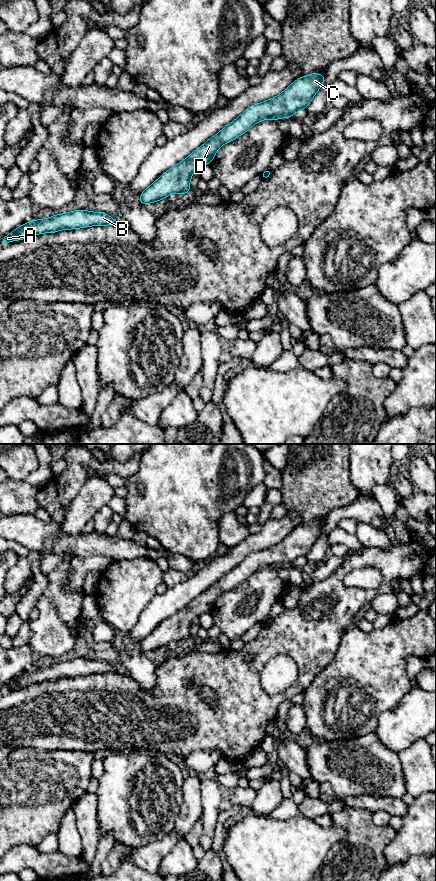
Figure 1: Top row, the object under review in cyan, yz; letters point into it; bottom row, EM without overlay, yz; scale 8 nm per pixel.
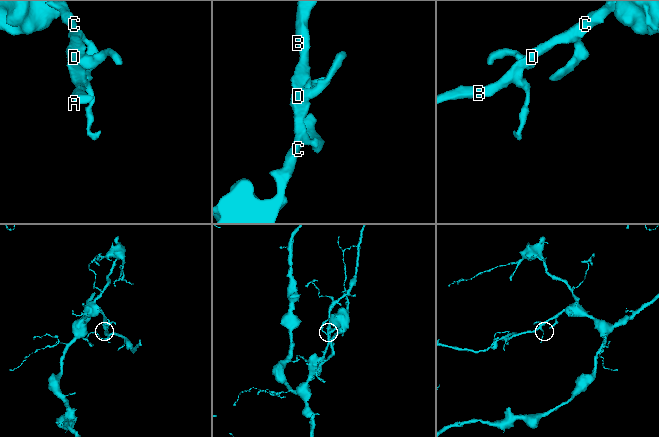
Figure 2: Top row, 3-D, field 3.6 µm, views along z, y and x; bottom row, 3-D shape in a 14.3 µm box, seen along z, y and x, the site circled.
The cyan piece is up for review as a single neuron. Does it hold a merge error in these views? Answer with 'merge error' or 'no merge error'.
no merge error

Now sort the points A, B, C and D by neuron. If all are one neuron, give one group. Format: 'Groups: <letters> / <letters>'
Groups: A B C D

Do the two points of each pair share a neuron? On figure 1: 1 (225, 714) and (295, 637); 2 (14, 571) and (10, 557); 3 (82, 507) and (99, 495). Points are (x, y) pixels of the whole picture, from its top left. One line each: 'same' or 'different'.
1: same
2: different
3: same

